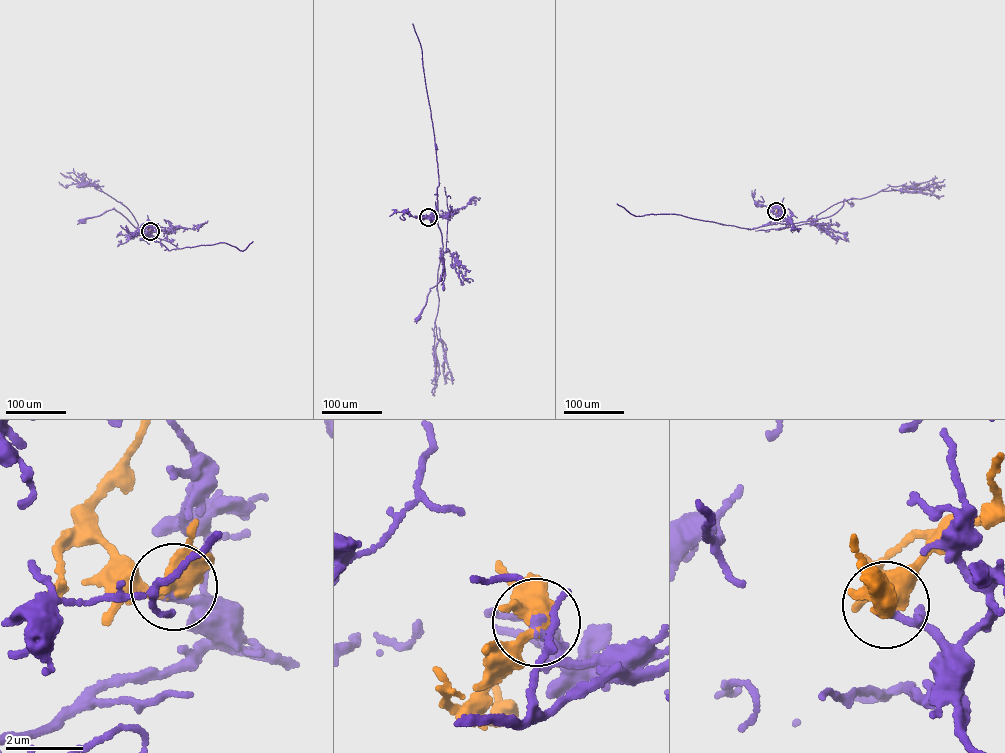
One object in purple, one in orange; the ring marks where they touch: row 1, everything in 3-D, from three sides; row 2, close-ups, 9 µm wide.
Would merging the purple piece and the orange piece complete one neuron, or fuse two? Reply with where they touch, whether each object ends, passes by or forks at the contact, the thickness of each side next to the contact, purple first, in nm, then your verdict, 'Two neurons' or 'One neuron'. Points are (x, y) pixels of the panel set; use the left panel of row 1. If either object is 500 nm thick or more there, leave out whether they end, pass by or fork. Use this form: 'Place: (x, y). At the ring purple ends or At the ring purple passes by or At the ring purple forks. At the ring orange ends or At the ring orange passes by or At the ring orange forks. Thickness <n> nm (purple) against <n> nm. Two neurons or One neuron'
Place: (150, 231). At the ring purple ends. At the ring orange passes by. Thickness 280 nm (purple) against 460 nm. One neuron

